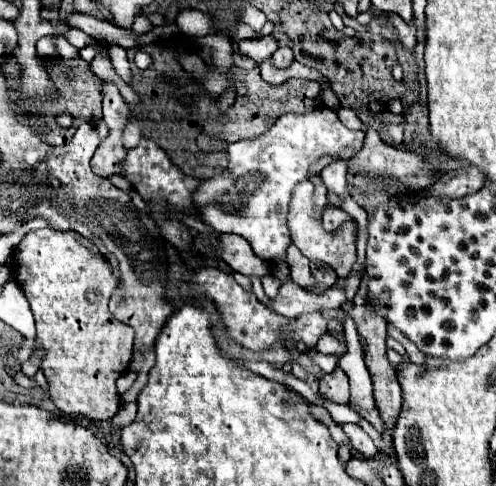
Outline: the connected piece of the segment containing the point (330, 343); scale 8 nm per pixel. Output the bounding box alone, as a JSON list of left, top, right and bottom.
[316,333,347,357]

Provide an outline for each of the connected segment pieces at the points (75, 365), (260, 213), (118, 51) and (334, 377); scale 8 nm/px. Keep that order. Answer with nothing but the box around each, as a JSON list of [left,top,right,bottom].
[[11,229,133,421],[195,105,365,263],[111,45,133,87],[319,369,349,403]]

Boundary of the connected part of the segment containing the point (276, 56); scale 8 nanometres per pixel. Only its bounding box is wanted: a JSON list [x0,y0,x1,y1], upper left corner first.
[273,45,293,67]

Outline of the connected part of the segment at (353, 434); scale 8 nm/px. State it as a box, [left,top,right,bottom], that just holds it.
[343,425,379,459]

